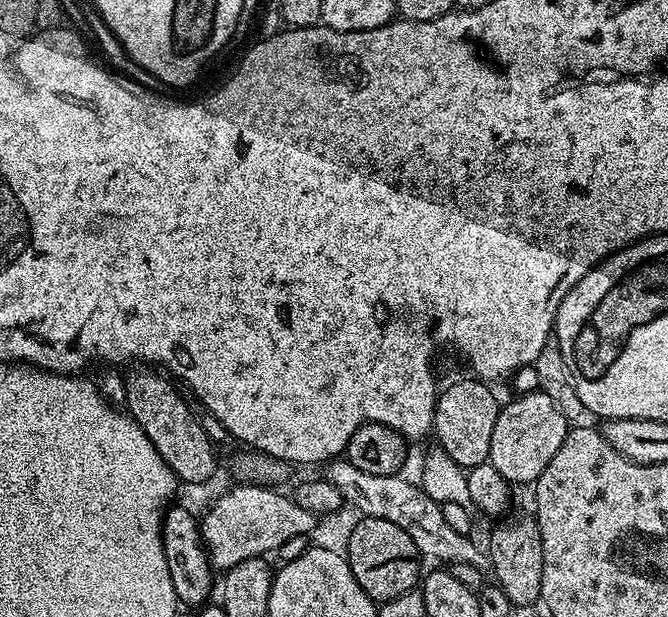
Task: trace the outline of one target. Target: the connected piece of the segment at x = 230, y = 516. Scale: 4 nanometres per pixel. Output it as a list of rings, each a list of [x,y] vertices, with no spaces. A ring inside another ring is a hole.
[[[241,483],[240,488],[232,488],[225,496],[220,496],[208,508],[208,513],[200,520],[200,536],[204,540],[204,546],[208,550],[208,559],[211,560],[213,569],[227,570],[238,566],[238,562],[249,560],[255,556],[264,558],[269,554],[268,551],[278,550],[282,542],[286,542],[295,536],[308,536],[313,527],[318,523],[318,518],[302,506],[298,506],[295,499],[283,496],[276,492],[275,487],[261,486],[258,484]]]

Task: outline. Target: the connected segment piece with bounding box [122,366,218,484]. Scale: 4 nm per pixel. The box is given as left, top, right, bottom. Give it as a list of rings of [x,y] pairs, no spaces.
[[[136,366],[132,370],[133,372],[128,377],[125,375],[122,380],[126,392],[127,415],[136,421],[146,438],[154,442],[154,450],[158,450],[162,462],[170,466],[177,481],[184,483],[185,480],[188,484],[206,483],[216,472],[218,452],[206,430],[200,425],[197,413],[192,413],[191,406],[180,397],[181,389],[155,367]]]

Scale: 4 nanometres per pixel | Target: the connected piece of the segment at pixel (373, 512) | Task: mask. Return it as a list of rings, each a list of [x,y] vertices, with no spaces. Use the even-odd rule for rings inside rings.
[[[345,458],[331,461],[330,479],[332,485],[344,495],[345,505],[356,509],[360,516],[386,518],[386,522],[394,522],[394,526],[402,526],[410,538],[414,538],[414,546],[418,546],[421,557],[432,560],[441,560],[441,565],[451,566],[456,563],[469,563],[481,569],[489,567],[488,554],[472,541],[471,535],[463,536],[458,530],[448,525],[437,501],[424,493],[419,483],[411,484],[403,480],[403,475],[383,476],[366,474],[352,466]]]

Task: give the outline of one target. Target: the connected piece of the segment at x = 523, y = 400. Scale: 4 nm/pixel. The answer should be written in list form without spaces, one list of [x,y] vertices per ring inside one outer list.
[[[539,390],[517,395],[514,399],[516,400],[510,401],[509,404],[505,403],[501,407],[498,422],[494,422],[494,434],[490,434],[490,454],[487,463],[492,464],[494,470],[498,470],[498,474],[502,474],[502,478],[508,480],[509,485],[528,484],[532,486],[542,474],[542,470],[550,466],[550,458],[558,454],[558,446],[562,446],[566,438],[570,421],[560,413],[558,406],[554,406],[554,402],[550,402],[548,395]]]

